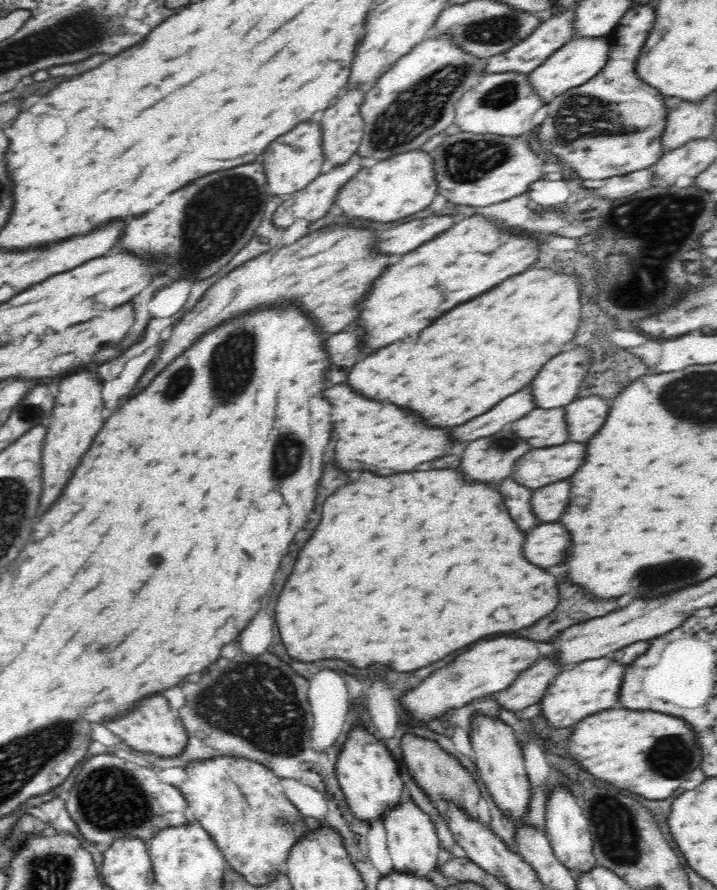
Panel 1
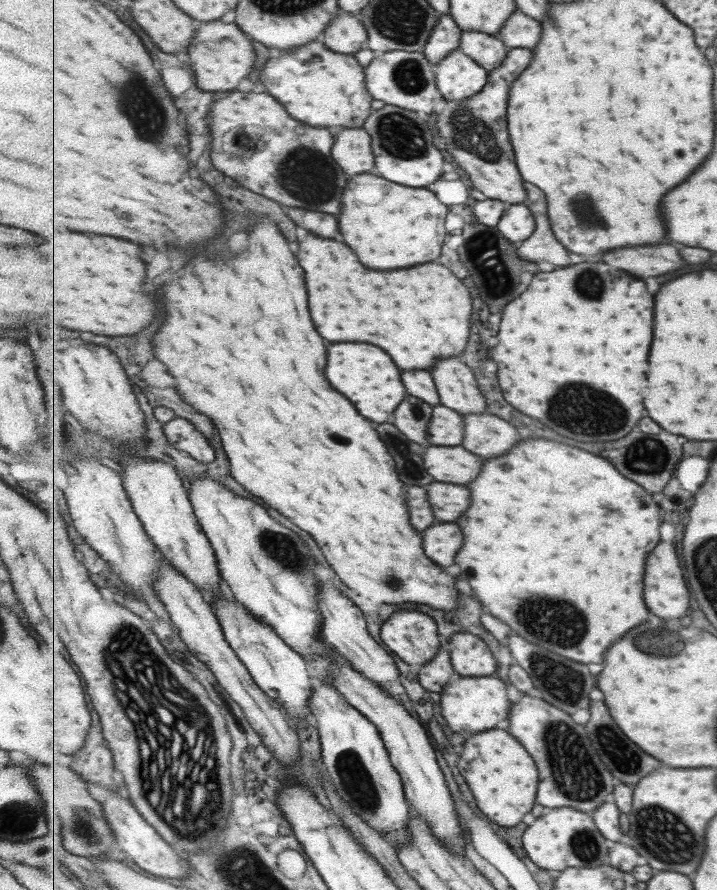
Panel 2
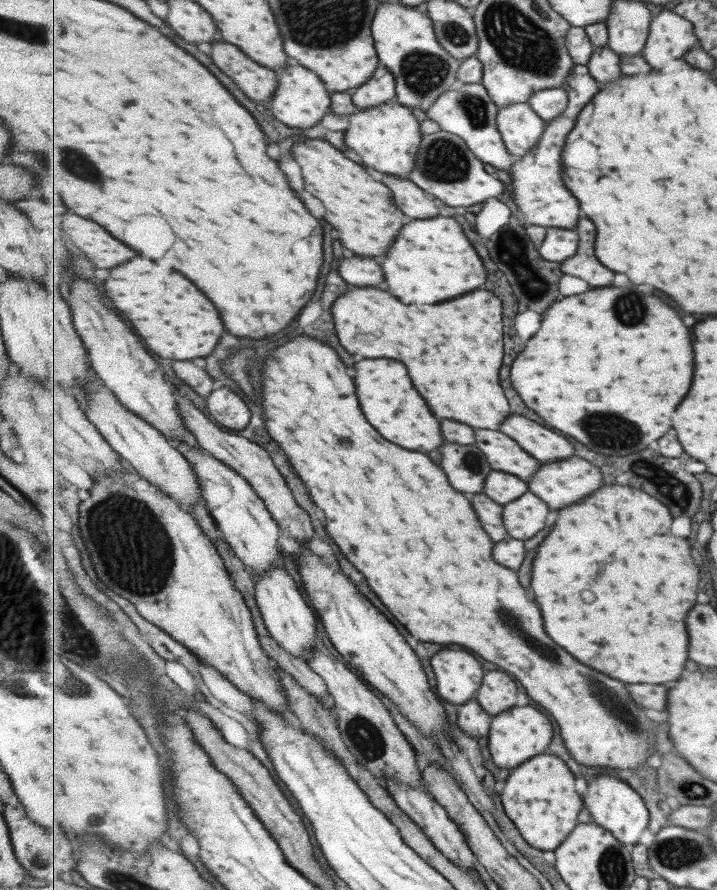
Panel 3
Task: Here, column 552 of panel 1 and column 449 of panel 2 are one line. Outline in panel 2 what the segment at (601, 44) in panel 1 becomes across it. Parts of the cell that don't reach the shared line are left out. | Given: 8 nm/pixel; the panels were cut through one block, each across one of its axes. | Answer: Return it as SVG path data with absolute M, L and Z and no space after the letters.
M460 48L451 51L436 64L439 90L447 101L467 101L485 88L490 78L481 66Z

